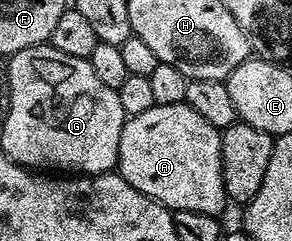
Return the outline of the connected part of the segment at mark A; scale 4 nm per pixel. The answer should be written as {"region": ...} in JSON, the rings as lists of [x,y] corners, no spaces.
{"region":[[[187,103],[156,104],[142,114],[125,119],[124,129],[118,142],[118,162],[116,163],[118,175],[126,182],[130,182],[134,190],[146,194],[151,200],[158,201],[172,212],[194,210],[198,214],[219,217],[224,204],[229,203],[222,174],[220,133],[221,129],[215,128]]]}

